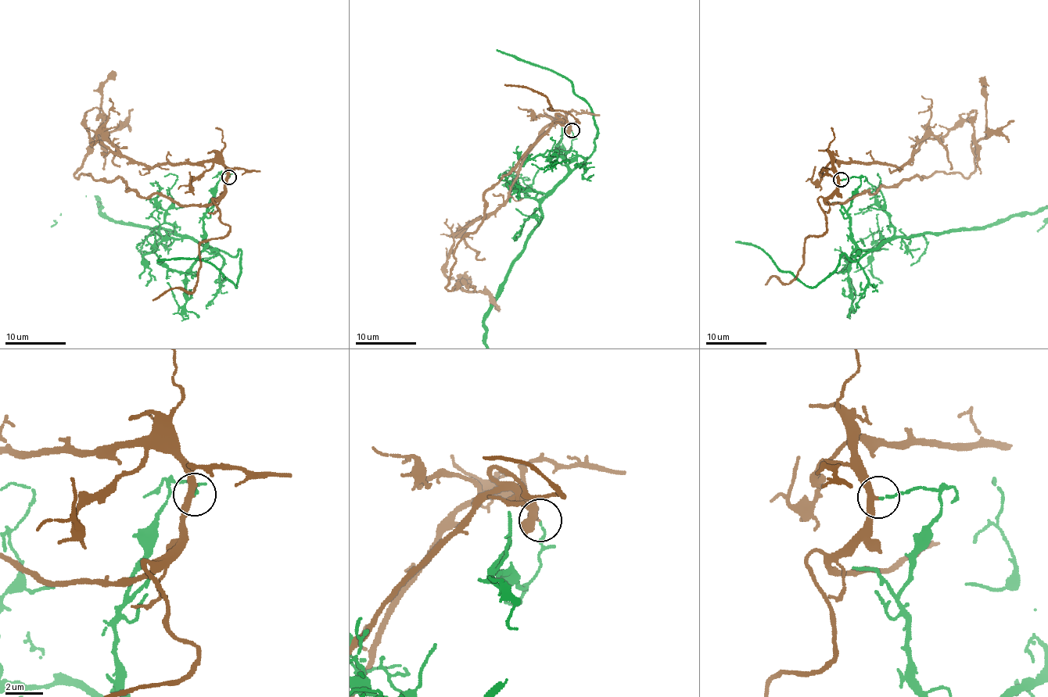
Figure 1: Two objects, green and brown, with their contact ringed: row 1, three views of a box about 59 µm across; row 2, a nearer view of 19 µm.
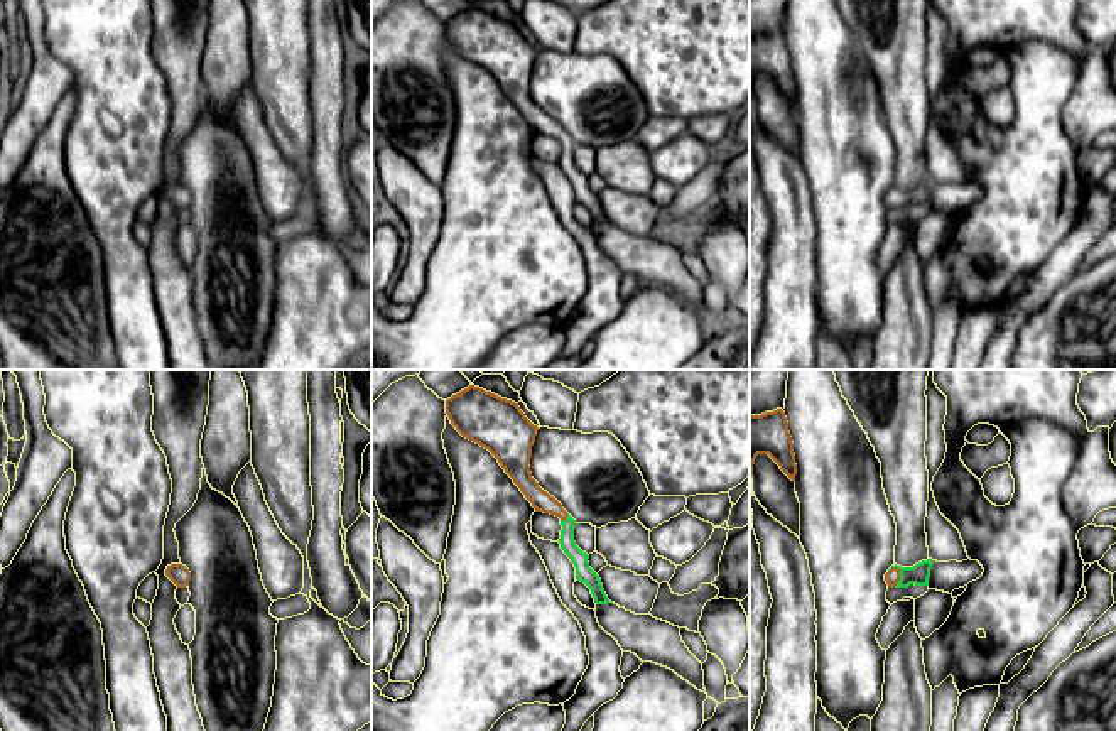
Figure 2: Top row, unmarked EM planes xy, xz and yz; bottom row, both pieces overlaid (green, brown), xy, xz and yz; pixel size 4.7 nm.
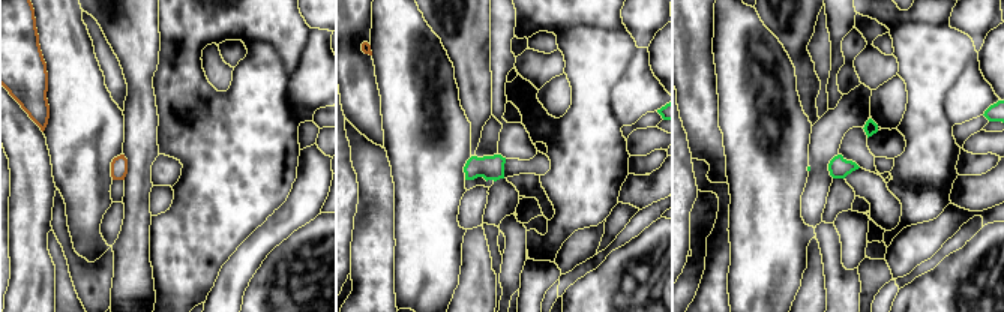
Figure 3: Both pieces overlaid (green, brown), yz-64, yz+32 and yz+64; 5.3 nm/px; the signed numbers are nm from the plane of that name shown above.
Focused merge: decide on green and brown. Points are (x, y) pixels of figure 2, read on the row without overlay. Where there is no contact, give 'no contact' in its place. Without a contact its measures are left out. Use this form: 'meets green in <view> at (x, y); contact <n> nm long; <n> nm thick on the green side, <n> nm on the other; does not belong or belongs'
meets green in yz at (900, 198); contact 110 nm long; 100 nm thick on the green side, 70 nm on the other; does not belong

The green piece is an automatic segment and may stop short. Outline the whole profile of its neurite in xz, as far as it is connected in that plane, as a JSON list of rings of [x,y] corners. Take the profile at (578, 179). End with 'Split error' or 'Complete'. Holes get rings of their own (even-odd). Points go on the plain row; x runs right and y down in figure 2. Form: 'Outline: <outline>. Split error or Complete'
Outline: [[[567,135],[567,140],[561,142],[561,147],[562,152],[559,165],[576,189],[576,201],[584,204],[591,211],[596,226],[611,225],[603,211],[599,198],[589,189],[589,177],[582,174],[574,164],[576,142]]]. Complete

